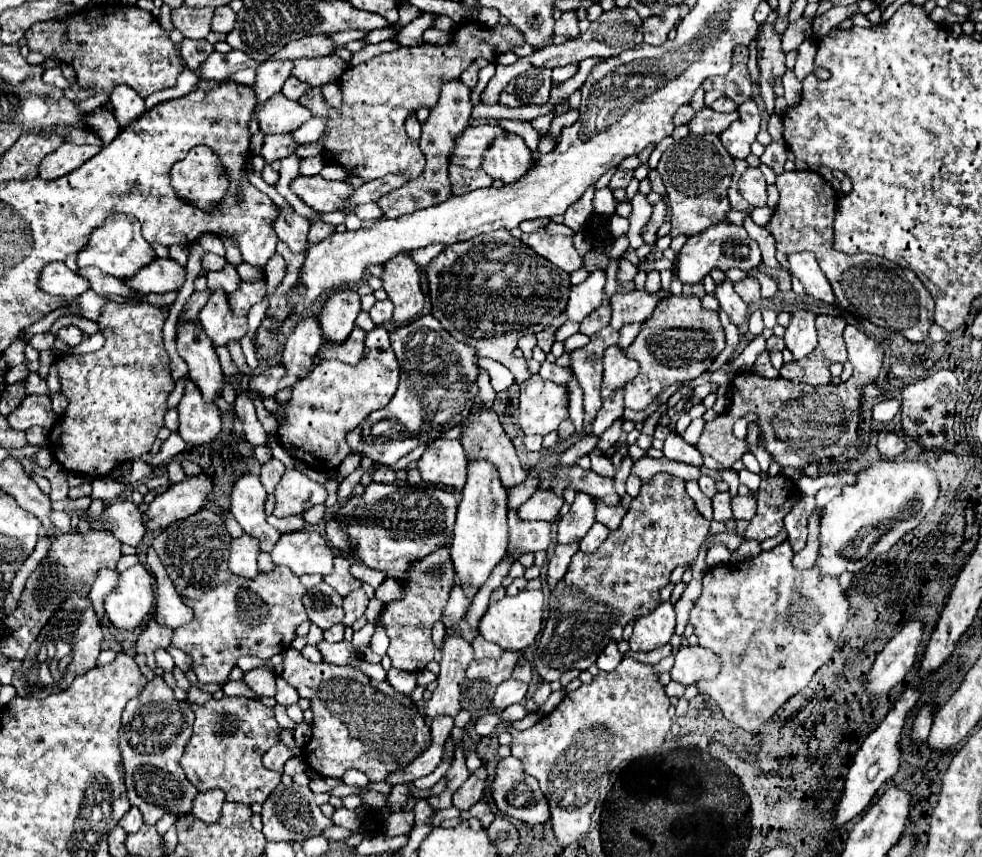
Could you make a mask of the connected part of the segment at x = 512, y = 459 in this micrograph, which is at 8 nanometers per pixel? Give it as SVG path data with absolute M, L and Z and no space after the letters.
M476 405L472 415L468 417L468 421L464 423L464 435L462 435L460 441L462 441L462 447L464 447L464 451L468 455L472 455L472 457L486 457L492 463L496 463L496 467L500 471L500 479L504 481L506 489L512 489L514 485L518 485L518 483L522 483L526 479L526 471L520 467L520 461L516 457L514 445L506 437L504 429L502 429L502 425L498 421L498 415L492 409L482 409L480 405Z

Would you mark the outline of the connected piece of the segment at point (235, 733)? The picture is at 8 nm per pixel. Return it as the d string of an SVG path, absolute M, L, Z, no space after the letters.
M222 697L220 701L212 699L204 705L192 705L196 721L194 721L194 733L188 741L186 753L180 761L188 781L198 789L198 791L210 791L214 787L222 789L226 795L226 801L234 803L264 803L266 797L274 791L274 787L280 783L280 775L274 771L268 771L262 765L262 755L280 741L280 727L274 719L274 711L262 701L246 699L246 697Z

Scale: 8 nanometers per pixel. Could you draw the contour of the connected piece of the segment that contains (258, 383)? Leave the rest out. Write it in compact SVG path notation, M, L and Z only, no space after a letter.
M278 363L274 367L268 367L260 375L256 375L254 379L250 379L250 387L268 397L268 395L274 395L276 391L280 391L282 387L290 385L290 381L284 381L284 377L286 377L286 369L282 363Z

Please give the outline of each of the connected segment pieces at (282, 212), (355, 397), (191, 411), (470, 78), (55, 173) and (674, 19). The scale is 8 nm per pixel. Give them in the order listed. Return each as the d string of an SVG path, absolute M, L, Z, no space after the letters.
M276 205L278 213L274 217L274 231L278 233L278 239L284 241L294 253L300 253L308 247L308 229L310 229L310 221L302 215L298 215L296 211L286 211L284 207Z
M374 327L364 339L364 355L358 365L344 365L340 361L322 361L304 379L298 379L292 385L292 395L288 403L278 405L282 417L280 413L272 413L272 417L278 421L278 433L276 433L278 443L288 451L290 457L302 461L308 467L314 467L324 473L336 471L336 467L340 467L340 463L348 457L346 433L356 429L372 411L388 405L396 387L398 387L398 361L390 345L388 331L384 327Z
M186 379L184 395L178 405L180 437L188 445L204 445L220 433L220 409L216 403L204 403L200 389L192 379Z
M472 63L462 75L460 75L460 79L462 79L462 83L466 85L466 87L470 87L470 89L474 89L476 87L476 83L478 83L478 65L476 63Z
M64 143L62 147L58 147L54 153L46 155L40 163L40 171L38 177L44 181L52 181L58 177L68 175L70 171L78 169L82 163L86 163L90 157L94 157L100 151L100 147L92 147L92 145L70 145Z
M671 5L666 8L666 11L658 17L648 17L644 19L644 43L648 45L662 45L668 39L670 29L676 27L678 23L678 6Z

